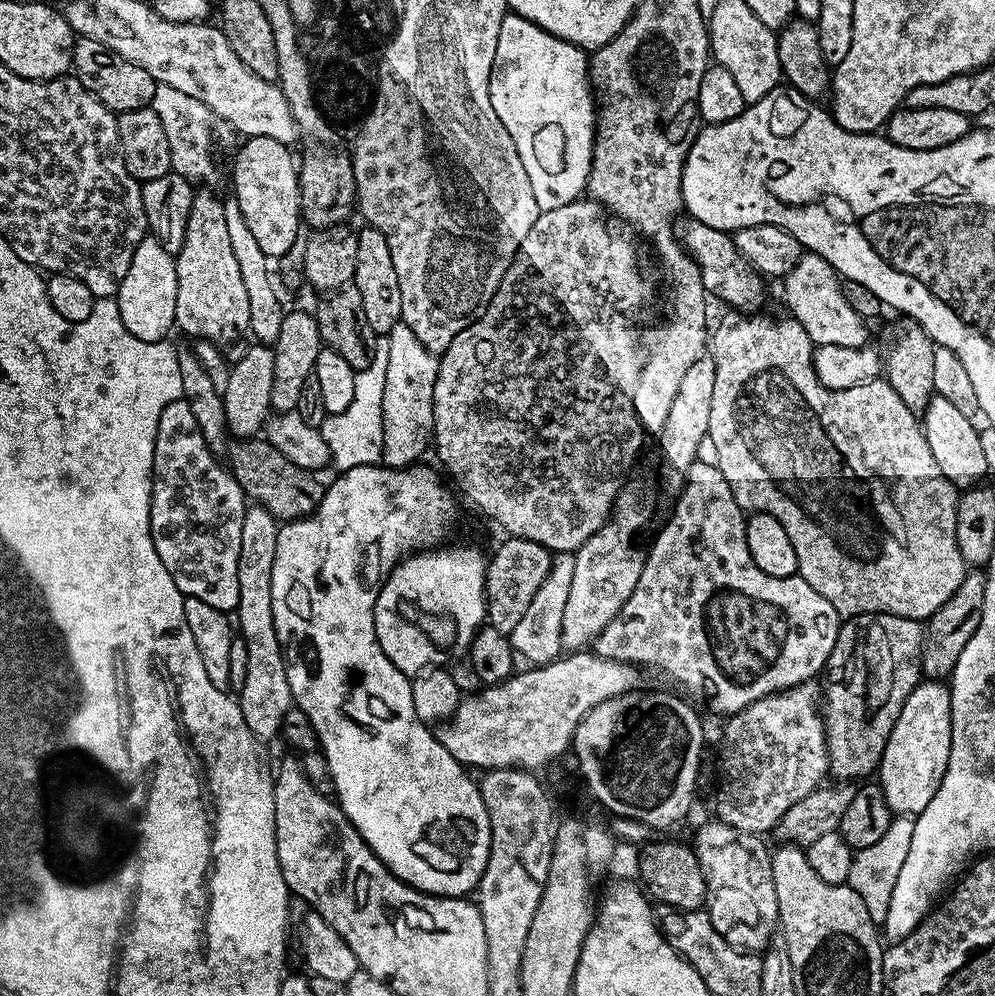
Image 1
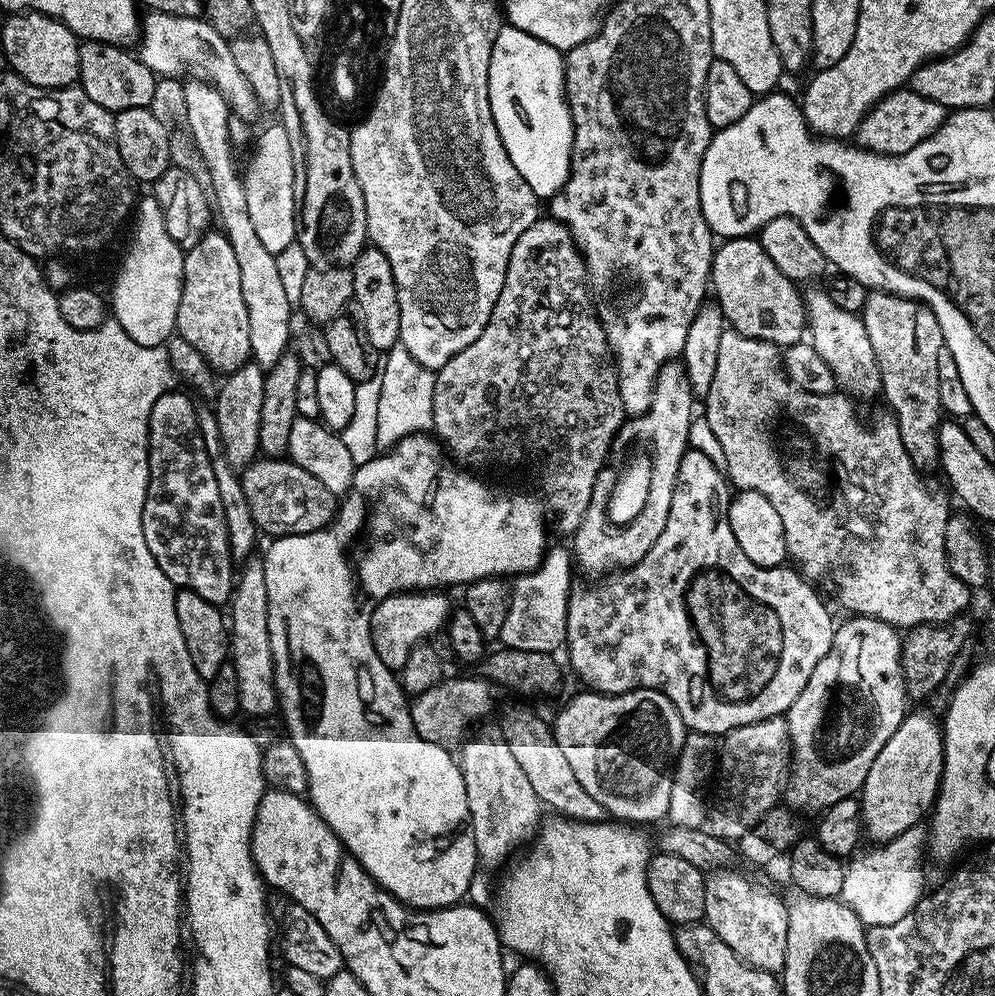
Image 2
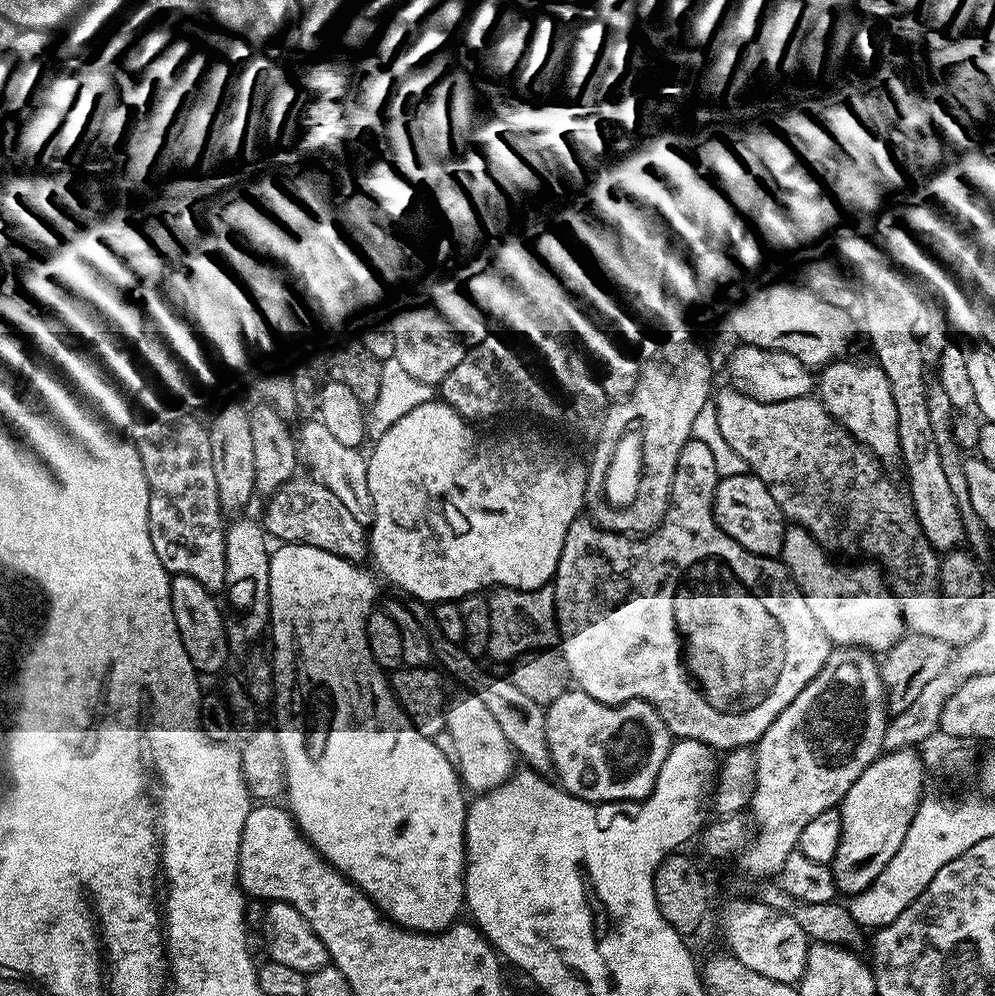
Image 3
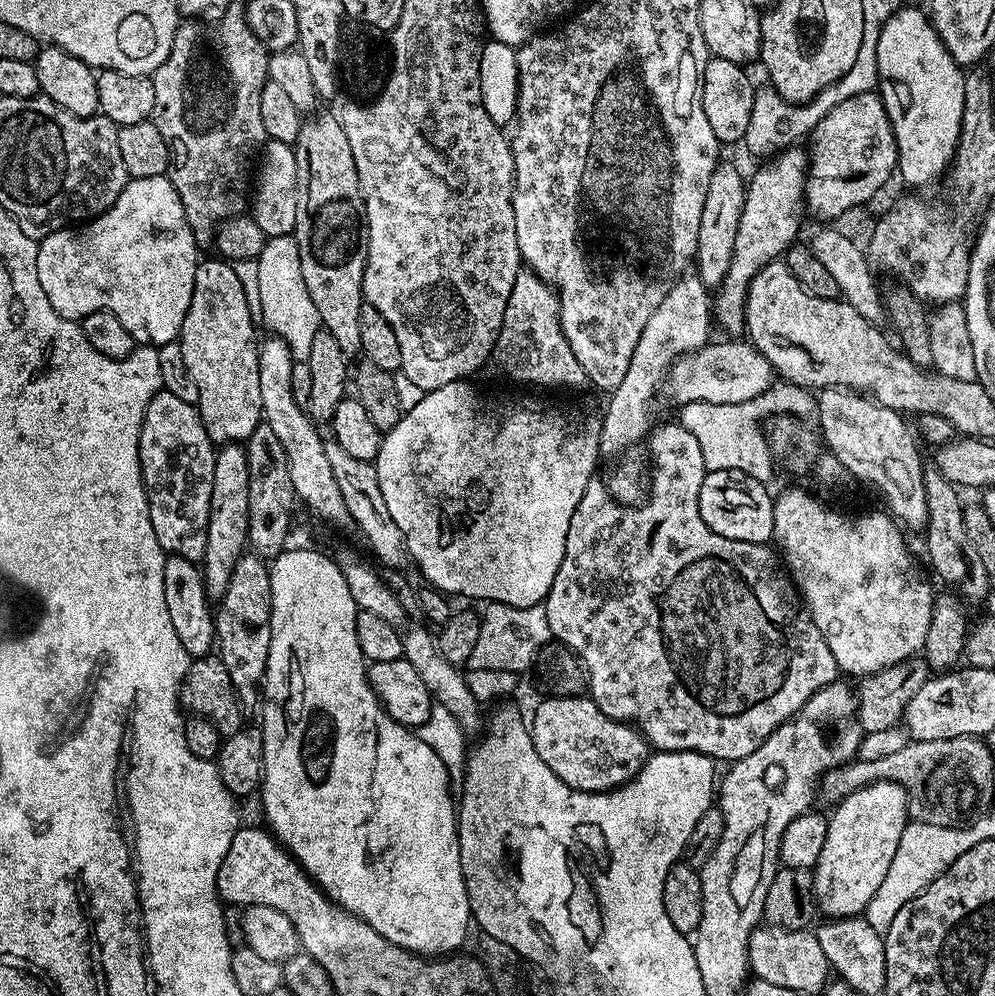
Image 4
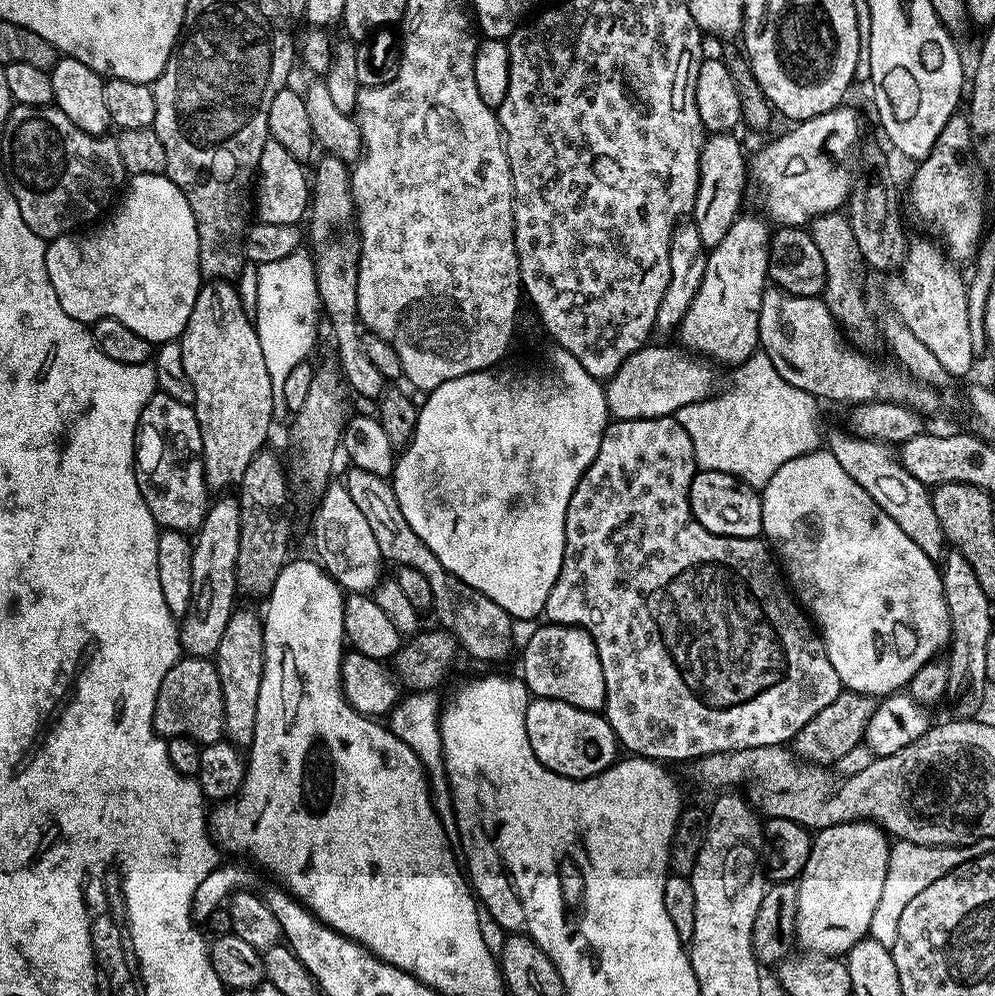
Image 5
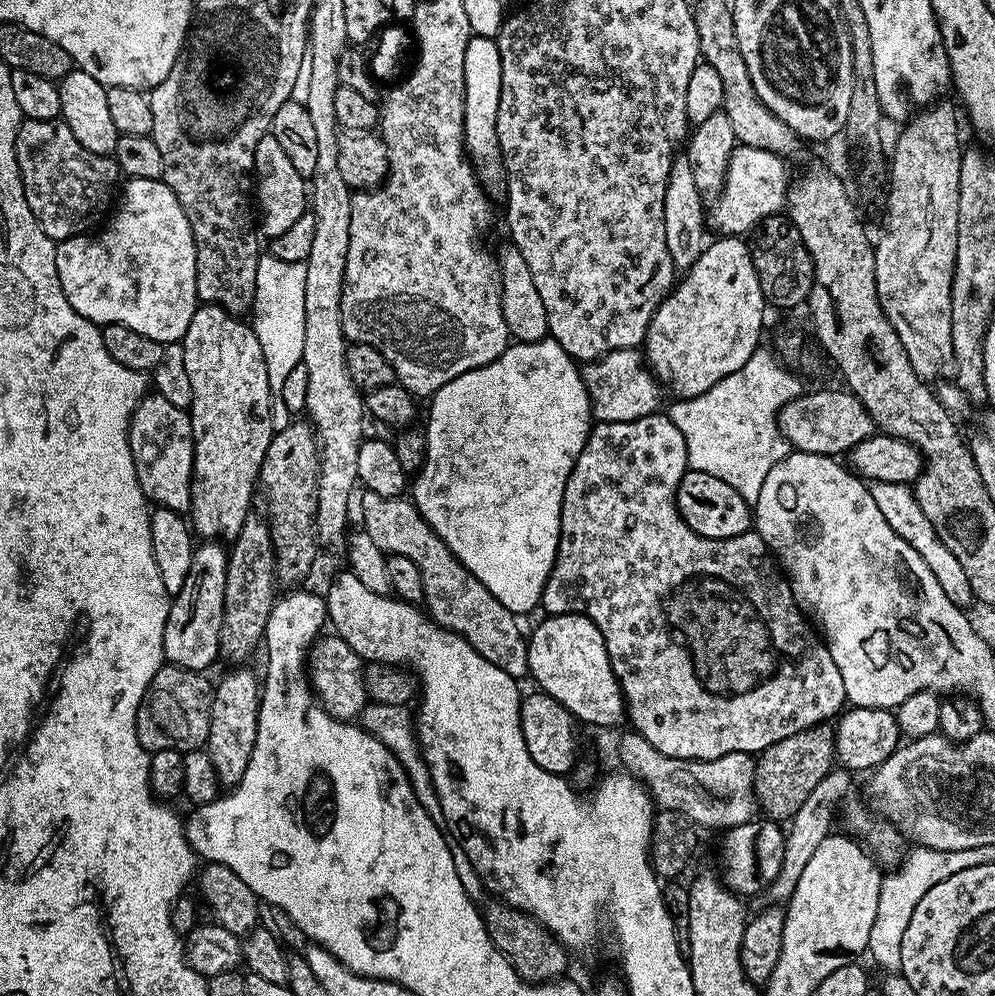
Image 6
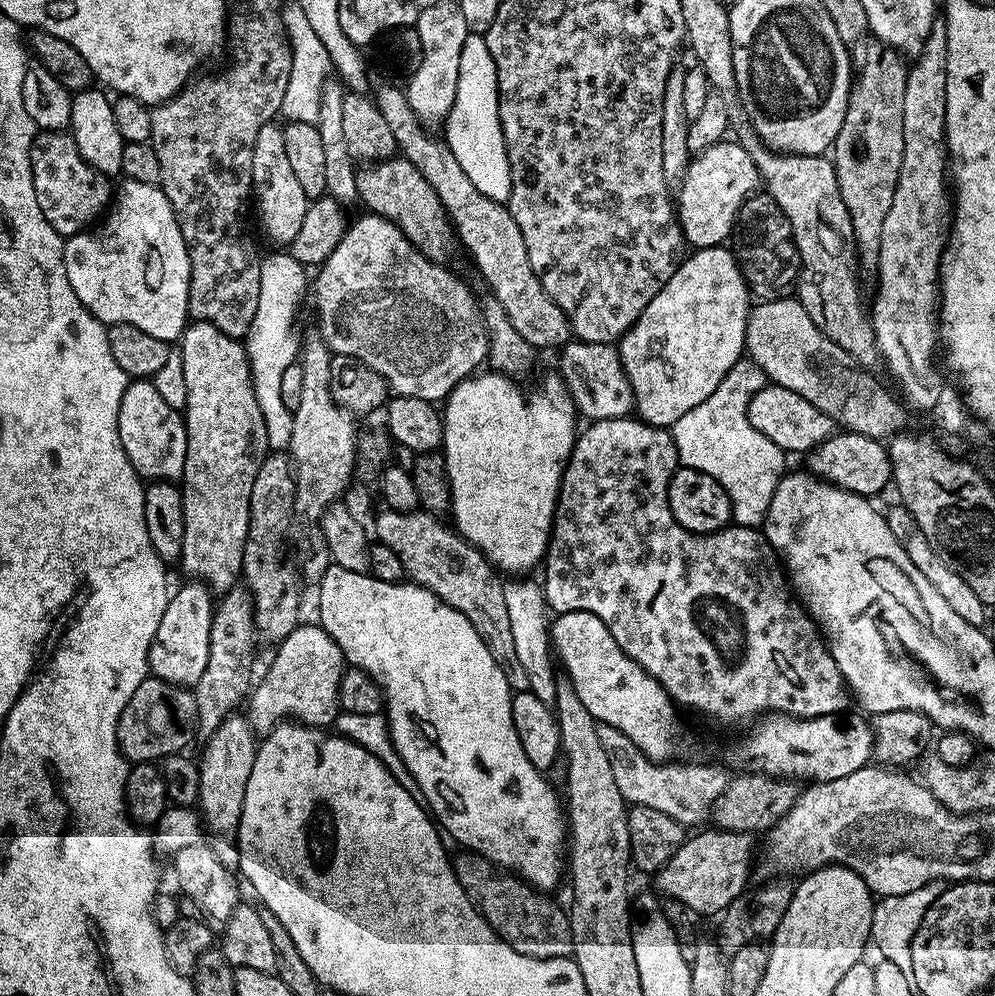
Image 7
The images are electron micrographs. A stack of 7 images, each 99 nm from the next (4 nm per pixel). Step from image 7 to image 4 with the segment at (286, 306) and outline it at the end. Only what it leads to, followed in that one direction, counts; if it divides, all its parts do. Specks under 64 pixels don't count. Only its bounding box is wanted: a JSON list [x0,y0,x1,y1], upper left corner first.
[255,235,322,358]

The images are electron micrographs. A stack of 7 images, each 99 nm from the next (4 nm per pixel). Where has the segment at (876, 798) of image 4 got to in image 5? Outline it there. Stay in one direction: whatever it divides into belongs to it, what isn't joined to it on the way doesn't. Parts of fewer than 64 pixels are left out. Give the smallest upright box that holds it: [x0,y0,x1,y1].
[796,820,890,958]

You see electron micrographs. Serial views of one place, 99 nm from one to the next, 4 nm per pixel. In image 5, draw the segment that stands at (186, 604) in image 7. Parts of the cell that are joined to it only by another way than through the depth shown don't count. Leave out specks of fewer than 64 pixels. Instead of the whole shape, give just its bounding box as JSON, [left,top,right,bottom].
[178,494,240,658]

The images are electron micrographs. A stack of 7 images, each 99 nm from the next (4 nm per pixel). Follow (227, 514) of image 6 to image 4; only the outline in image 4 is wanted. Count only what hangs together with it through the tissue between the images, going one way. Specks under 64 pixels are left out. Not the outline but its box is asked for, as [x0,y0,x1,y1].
[178,258,262,445]

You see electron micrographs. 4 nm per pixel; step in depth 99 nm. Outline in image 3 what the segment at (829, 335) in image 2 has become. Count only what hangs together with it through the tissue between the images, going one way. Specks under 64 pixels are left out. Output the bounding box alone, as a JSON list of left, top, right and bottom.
[818,359,900,461]

